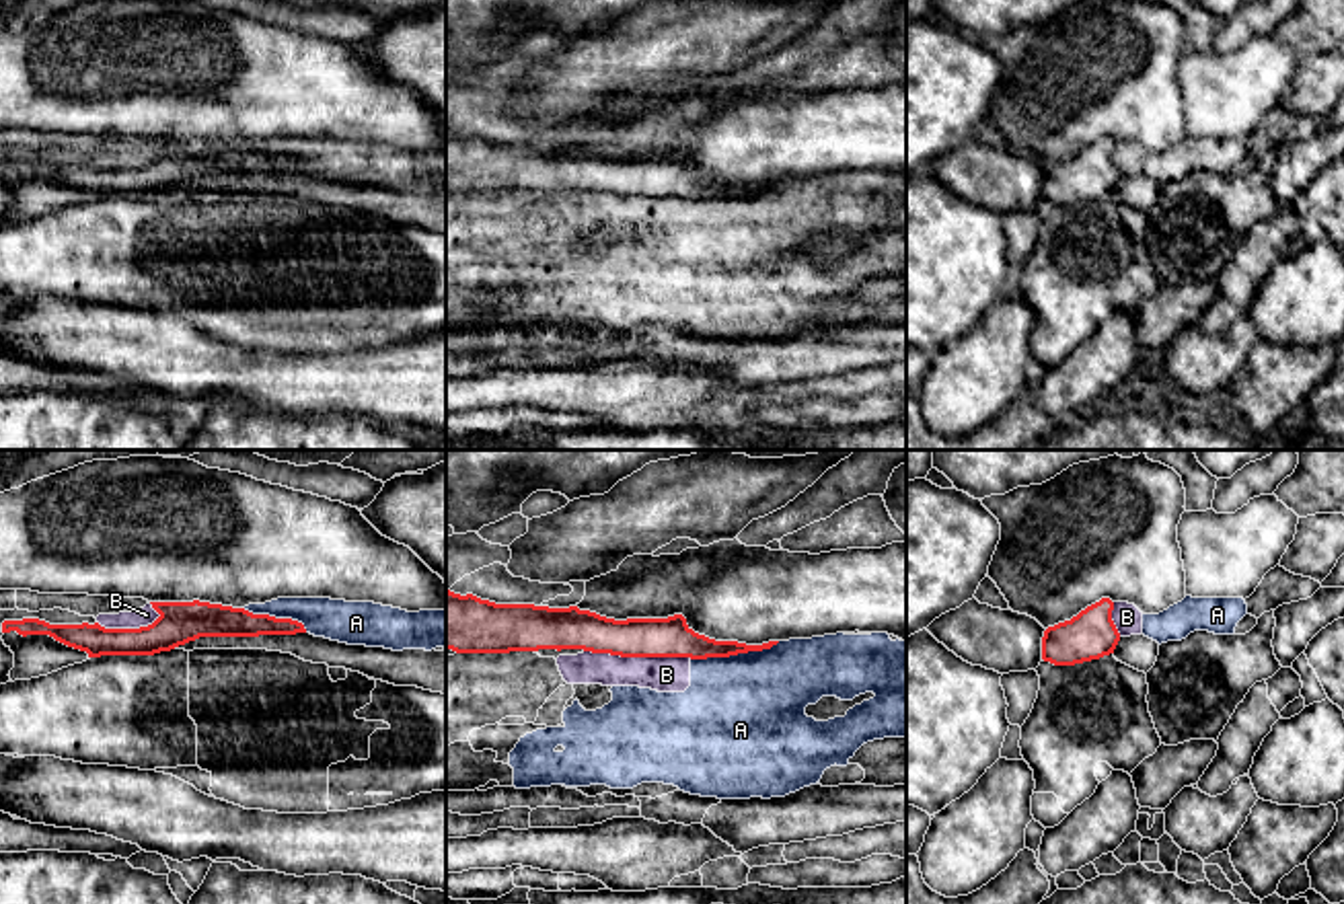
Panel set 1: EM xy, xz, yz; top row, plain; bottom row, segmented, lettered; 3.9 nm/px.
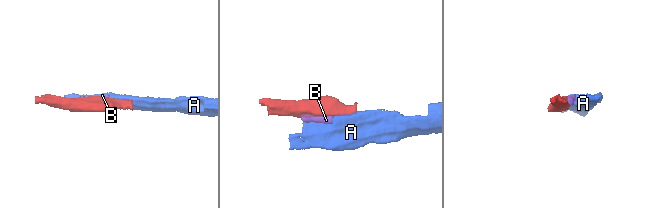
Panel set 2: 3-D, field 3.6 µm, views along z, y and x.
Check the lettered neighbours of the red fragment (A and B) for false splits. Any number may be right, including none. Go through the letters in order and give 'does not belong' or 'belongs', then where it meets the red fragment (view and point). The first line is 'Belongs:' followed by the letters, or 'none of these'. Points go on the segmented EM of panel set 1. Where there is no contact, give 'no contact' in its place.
Belongs: none of these
A: does not belong | xz (734, 654)
B: does not belong | xz (638, 656)

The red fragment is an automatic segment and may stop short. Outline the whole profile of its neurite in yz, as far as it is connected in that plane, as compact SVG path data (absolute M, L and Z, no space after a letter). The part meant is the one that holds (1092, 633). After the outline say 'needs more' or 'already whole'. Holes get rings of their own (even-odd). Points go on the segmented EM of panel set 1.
M1102 598L1071 620L1048 627L1042 637L1042 660L1075 666L1114 653L1120 633L1112 620L1114 602Z | already whole

